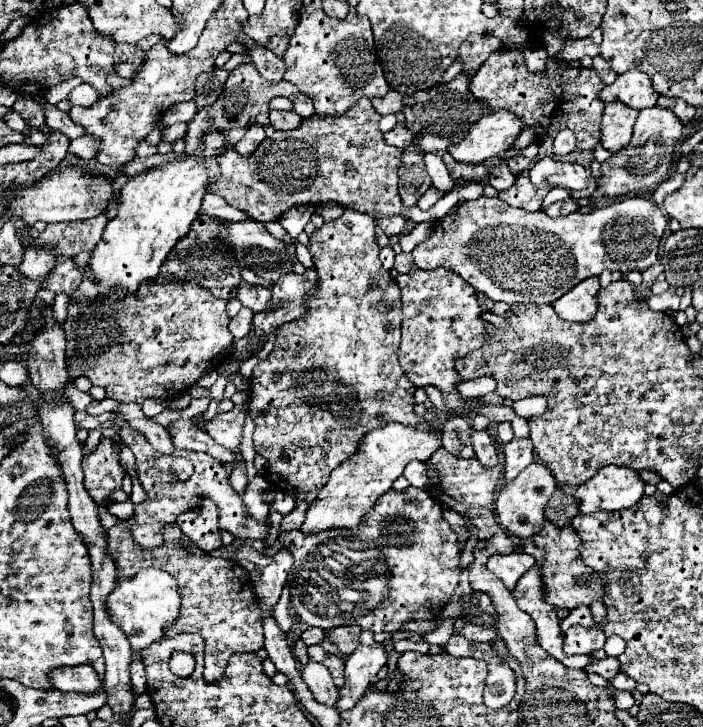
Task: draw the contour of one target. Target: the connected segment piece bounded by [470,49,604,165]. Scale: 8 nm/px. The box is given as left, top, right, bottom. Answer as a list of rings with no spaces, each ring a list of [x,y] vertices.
[[[502,49],[502,53],[494,53],[494,57],[490,57],[490,61],[486,61],[486,65],[482,65],[470,81],[470,93],[484,103],[484,113],[506,109],[524,119],[524,127],[536,127],[538,139],[552,139],[560,129],[572,129],[578,137],[582,135],[586,139],[586,151],[574,152],[572,157],[583,165],[593,159],[589,151],[600,141],[600,117],[604,103],[598,99],[598,93],[602,87],[604,83],[594,69],[568,68],[552,57],[546,59],[544,71],[528,71],[524,53],[518,49]]]

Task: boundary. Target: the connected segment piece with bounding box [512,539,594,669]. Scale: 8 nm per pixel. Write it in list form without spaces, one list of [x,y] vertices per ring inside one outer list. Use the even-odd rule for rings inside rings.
[[[532,539],[522,541],[522,549],[524,549],[528,555],[536,557],[538,563],[536,563],[528,573],[524,573],[524,575],[520,577],[520,581],[516,583],[516,587],[514,587],[514,591],[512,591],[512,595],[514,595],[514,599],[516,599],[516,603],[518,603],[518,607],[534,619],[536,631],[538,631],[538,643],[542,645],[542,649],[544,649],[546,653],[550,653],[552,657],[556,657],[556,659],[558,659],[560,663],[564,663],[566,667],[580,667],[580,669],[584,669],[586,665],[590,665],[590,663],[594,661],[590,655],[574,655],[574,657],[568,657],[568,655],[562,651],[562,631],[560,631],[560,627],[558,627],[560,623],[558,623],[556,609],[554,609],[550,603],[546,603],[546,599],[544,599],[542,577],[540,577],[540,565],[542,565],[542,553],[540,553],[540,549],[532,543]]]

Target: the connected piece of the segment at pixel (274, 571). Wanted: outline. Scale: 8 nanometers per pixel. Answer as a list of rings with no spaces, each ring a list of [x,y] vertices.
[[[278,551],[274,557],[272,557],[272,563],[264,569],[260,569],[260,579],[256,581],[254,589],[256,589],[256,595],[258,595],[258,601],[260,601],[260,609],[262,609],[262,615],[268,615],[272,617],[274,613],[274,607],[282,595],[282,589],[286,585],[286,575],[292,567],[292,557],[290,553],[286,551]]]

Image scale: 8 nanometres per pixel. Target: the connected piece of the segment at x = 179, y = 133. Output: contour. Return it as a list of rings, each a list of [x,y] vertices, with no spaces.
[[[174,123],[166,129],[162,129],[162,141],[168,141],[168,143],[174,143],[176,139],[180,139],[184,135],[186,135],[186,125],[184,123]]]

